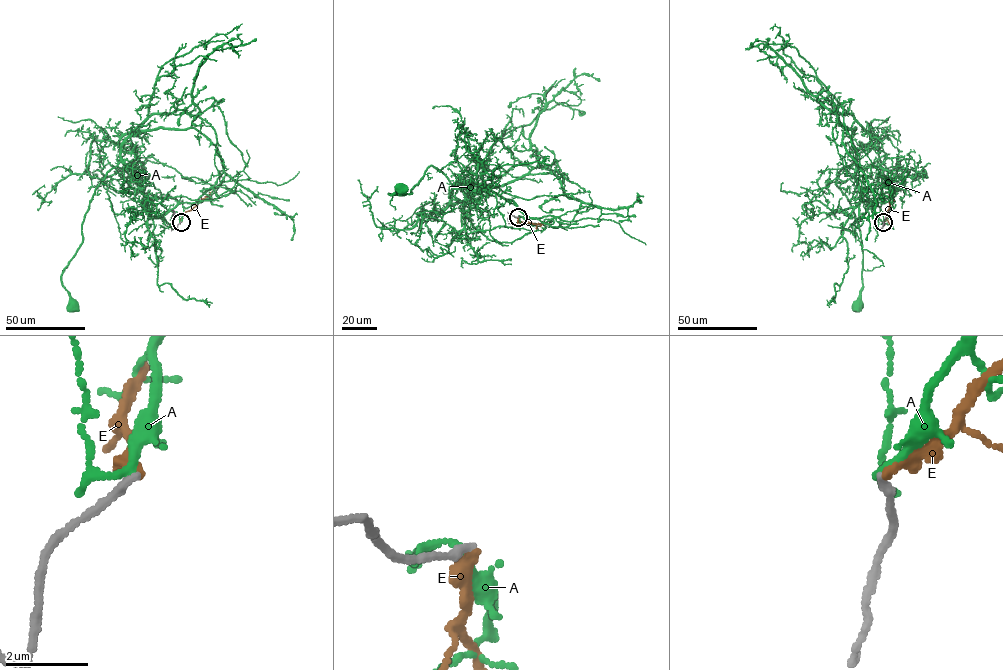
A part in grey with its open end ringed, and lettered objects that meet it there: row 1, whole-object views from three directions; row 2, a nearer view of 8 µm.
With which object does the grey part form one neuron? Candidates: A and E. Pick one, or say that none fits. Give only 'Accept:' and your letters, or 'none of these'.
Accept: none of these

